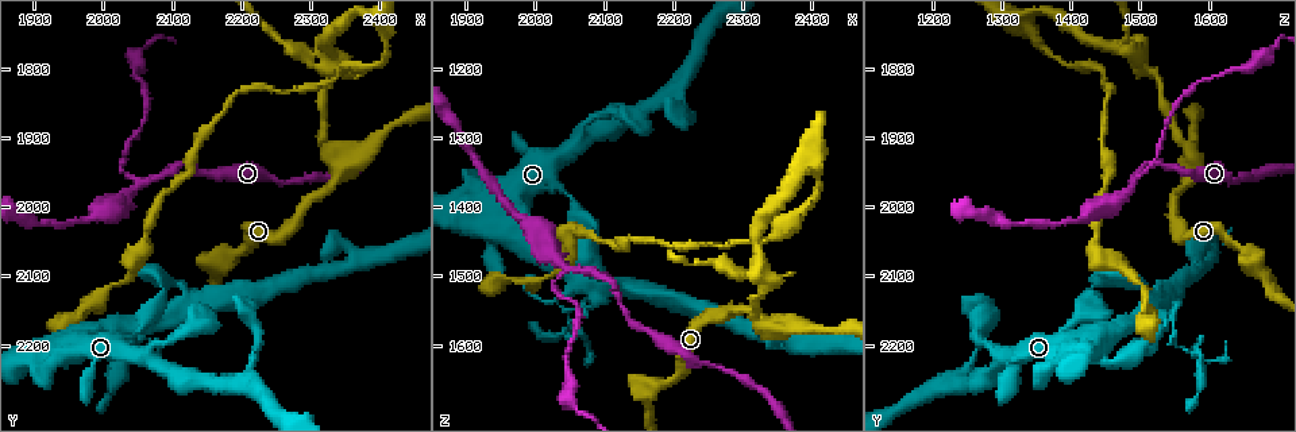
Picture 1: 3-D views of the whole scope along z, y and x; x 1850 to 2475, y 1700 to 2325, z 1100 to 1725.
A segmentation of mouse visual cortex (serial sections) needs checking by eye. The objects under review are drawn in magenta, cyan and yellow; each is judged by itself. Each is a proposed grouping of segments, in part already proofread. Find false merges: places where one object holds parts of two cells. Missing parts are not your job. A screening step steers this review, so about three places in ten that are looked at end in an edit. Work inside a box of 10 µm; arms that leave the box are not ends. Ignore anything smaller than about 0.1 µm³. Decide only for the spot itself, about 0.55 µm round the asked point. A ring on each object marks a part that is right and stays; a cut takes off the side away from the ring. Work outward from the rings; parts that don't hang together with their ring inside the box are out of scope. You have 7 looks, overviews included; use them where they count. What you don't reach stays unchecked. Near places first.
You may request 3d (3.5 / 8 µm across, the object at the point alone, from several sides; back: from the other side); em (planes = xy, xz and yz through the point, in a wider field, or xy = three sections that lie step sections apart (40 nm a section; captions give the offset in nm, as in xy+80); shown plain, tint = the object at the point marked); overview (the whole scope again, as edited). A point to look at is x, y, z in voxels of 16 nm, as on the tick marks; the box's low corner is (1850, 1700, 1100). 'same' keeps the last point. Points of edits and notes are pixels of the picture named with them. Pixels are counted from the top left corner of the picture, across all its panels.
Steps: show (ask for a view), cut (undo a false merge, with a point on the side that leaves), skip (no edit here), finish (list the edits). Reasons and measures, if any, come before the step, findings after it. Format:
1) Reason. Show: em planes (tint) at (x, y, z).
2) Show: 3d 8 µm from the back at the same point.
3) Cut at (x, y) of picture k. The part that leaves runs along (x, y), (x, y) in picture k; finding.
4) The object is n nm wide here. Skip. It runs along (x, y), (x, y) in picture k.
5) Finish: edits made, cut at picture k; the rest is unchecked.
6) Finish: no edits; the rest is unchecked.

Sharp bend. Show: 3d 8 µm from the back at (2080, 2155, 1545).

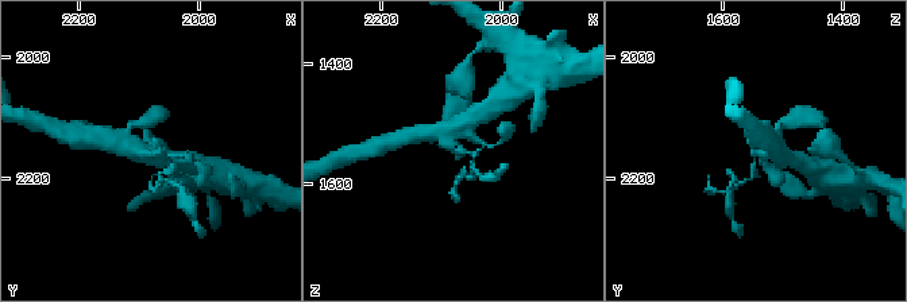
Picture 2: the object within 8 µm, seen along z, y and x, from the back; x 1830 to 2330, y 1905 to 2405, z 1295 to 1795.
The arms are 100, 400 nm wide; need the tissue. Show: em xy step 3 (tint) at the same point.

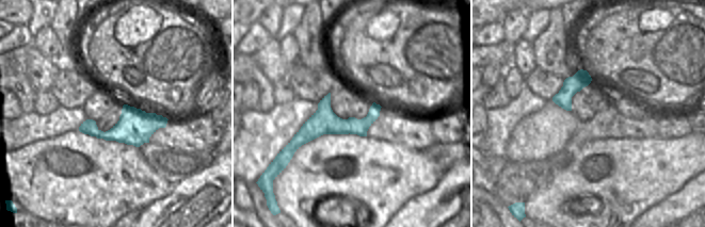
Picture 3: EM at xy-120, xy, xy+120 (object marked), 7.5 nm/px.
Cut at (733, 185) of picture 2. Two cells meet here.

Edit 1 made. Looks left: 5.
Three arms meet. Show: 3d 8 µm at (2055, 1965, 1490).

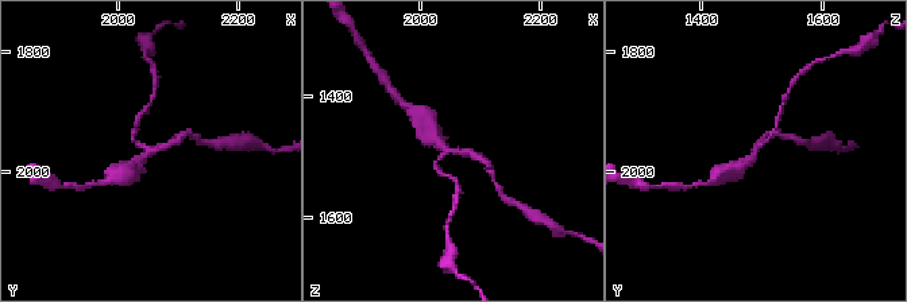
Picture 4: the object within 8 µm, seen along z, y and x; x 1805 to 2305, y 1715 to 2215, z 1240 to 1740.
Zoom in. Show: 3d 3.5 µm at the same point.

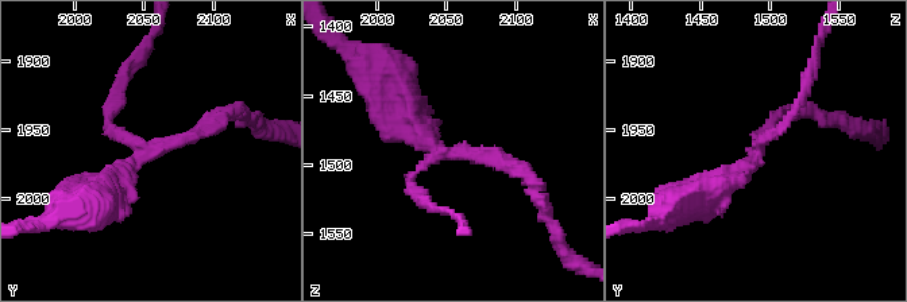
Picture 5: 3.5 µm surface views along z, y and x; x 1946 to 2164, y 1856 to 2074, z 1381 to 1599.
3 arms meet here; the arms are 150, 150, 250 nm wide. Show: em planes (tint) at (2052, 1962, 1492).

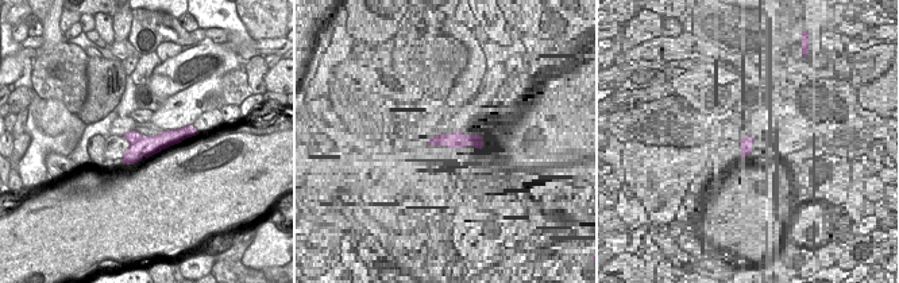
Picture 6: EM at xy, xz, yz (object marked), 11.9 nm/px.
Cut at (108, 116) of picture 5. A border runs along (145, 136), (130, 144) in picture 6; a second cell is stuck on.

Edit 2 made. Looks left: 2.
Three-way junction. Show: 3d 3.5 µm at (2345, 1940, 1580).

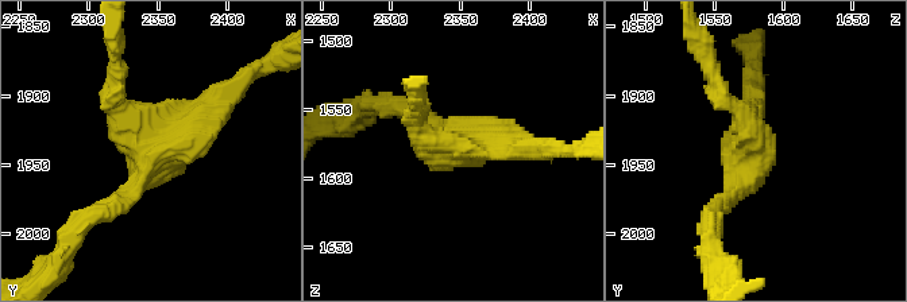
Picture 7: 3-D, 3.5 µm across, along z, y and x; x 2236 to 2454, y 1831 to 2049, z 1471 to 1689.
3 arms meet here; the arms are 200, 200, 250 nm wide; now the EM. Show: em xy step 5 (tint) at (2342, 1940, 1578).

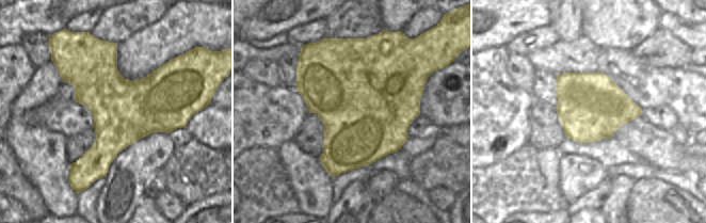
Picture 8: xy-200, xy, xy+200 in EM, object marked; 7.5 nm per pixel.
Skip. It runs along (103, 210), (149, 169), (115, 82) in picture 7; continuous, no second cell.

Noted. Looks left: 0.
Finish: edits made, cut at picture 2, cut at picture 5; the rest is unchecked.

